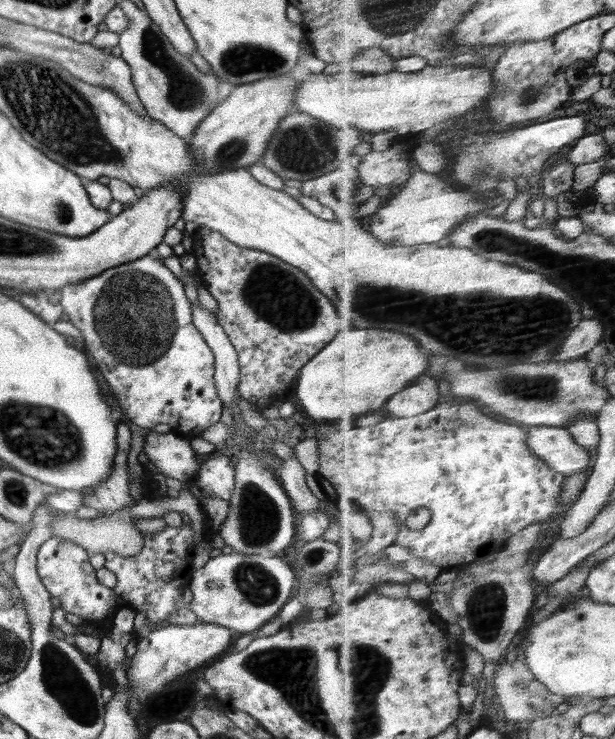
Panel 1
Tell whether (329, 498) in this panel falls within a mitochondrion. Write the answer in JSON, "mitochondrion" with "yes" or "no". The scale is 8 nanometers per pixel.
{"mitochondrion":"no"}

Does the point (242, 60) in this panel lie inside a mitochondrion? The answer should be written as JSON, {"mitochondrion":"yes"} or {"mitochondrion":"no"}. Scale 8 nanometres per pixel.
{"mitochondrion":"yes"}

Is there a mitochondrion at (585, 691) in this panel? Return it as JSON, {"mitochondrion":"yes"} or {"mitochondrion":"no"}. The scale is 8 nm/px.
{"mitochondrion":"no"}

